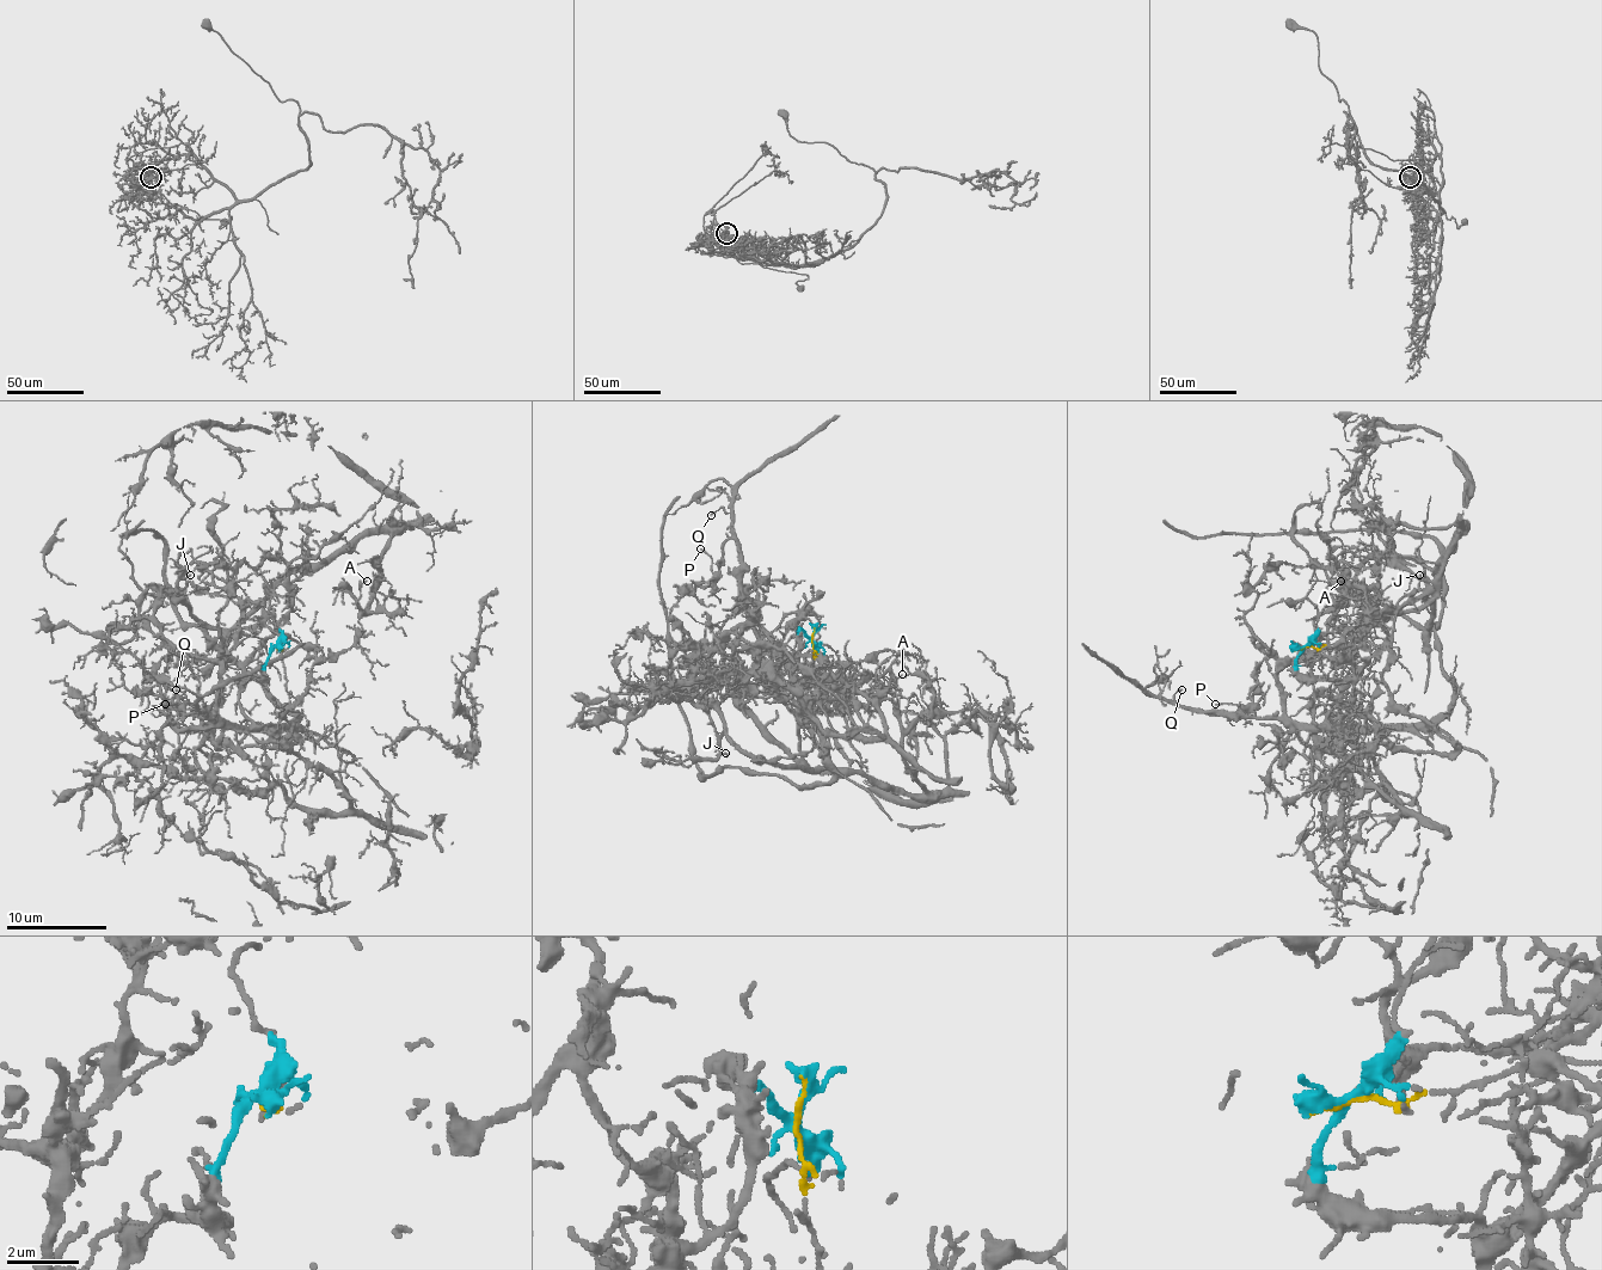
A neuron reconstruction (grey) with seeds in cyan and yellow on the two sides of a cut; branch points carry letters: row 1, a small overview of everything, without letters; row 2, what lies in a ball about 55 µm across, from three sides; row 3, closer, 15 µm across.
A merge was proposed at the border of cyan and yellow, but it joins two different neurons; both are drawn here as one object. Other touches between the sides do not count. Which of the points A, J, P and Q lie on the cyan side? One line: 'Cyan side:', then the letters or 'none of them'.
Cyan side: P, Q

